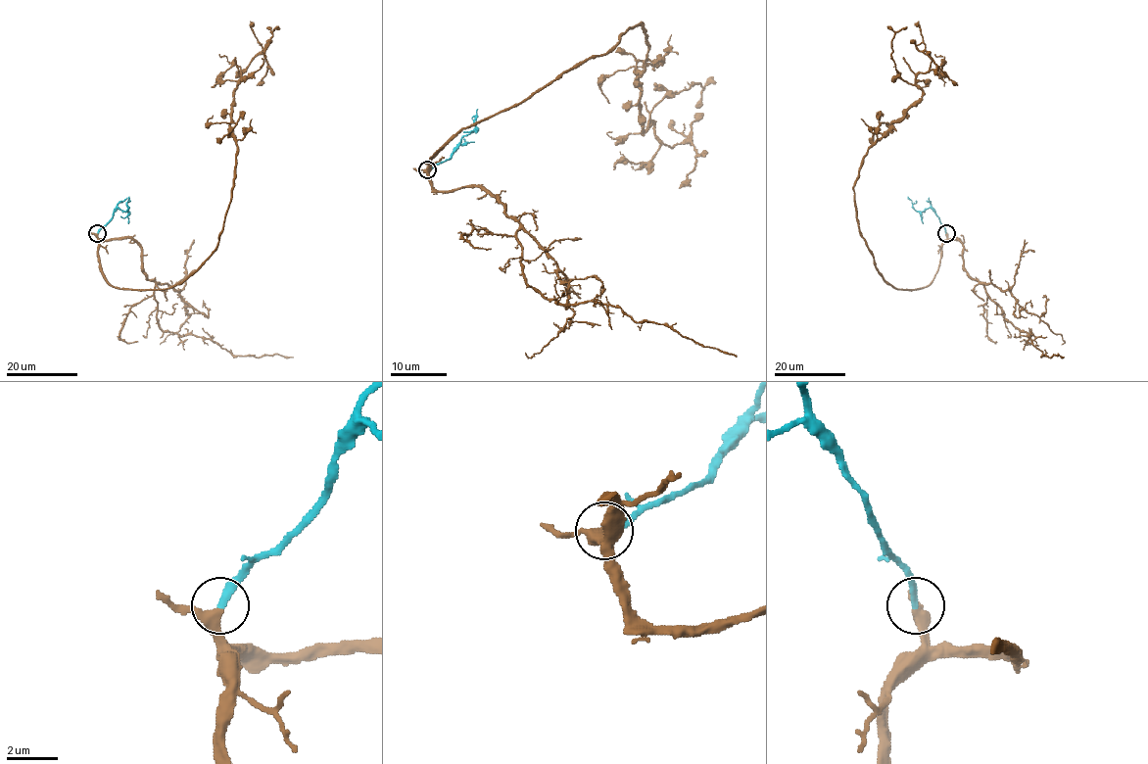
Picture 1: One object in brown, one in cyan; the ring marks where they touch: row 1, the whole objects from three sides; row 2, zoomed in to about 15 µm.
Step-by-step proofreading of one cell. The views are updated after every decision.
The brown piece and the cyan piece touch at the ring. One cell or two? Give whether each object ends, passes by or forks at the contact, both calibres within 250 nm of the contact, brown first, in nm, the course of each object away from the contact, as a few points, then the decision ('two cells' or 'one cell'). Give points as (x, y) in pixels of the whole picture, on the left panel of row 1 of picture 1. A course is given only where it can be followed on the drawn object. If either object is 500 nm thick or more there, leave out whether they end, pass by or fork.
brown passes by; cyan ends there; 360 nm thick on the brown side, 240 nm on the other; brown runs (98, 233), (111, 285), (169, 289), (195, 270), (231, 200), (233, 90), (263, 54), (257, 85); cyan runs (98, 232), (117, 209), (127, 212), (128, 196); one cell

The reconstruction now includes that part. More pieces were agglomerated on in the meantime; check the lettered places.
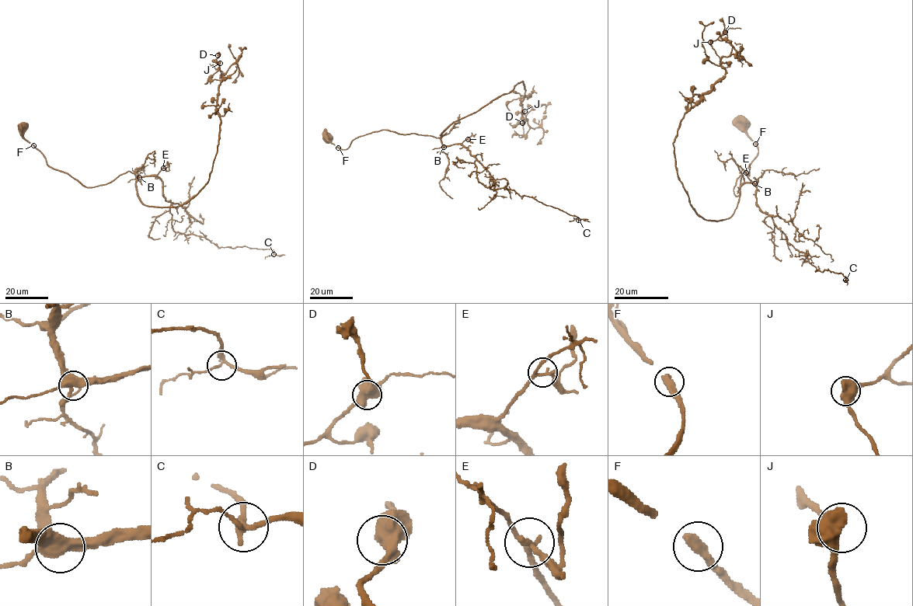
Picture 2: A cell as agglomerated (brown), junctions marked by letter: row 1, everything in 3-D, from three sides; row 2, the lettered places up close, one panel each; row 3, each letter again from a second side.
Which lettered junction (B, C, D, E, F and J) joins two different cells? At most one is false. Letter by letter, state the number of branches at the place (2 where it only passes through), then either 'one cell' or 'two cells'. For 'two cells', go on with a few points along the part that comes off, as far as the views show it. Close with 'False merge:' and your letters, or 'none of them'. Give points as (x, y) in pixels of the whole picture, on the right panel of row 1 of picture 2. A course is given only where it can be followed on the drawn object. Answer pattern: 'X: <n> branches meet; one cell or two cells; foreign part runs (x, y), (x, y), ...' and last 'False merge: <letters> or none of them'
B: 4 branches meet; one cell
C: 3 branches meet; one cell
D: 3 branches meet; one cell
E: 3 branches meet; one cell
F: 1 branches meet; one cell
J: 3 branches meet; one cell
False merge: none of them

